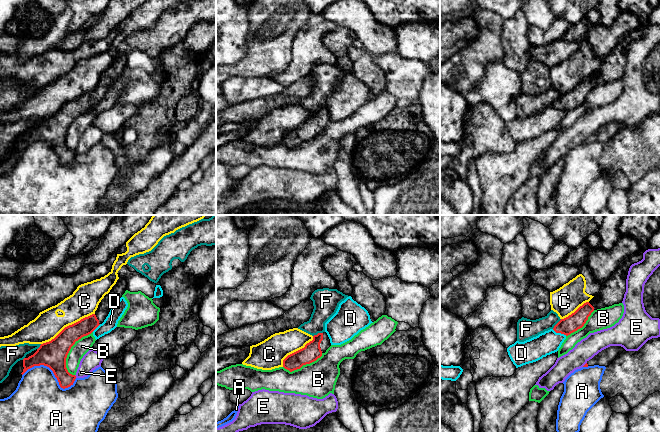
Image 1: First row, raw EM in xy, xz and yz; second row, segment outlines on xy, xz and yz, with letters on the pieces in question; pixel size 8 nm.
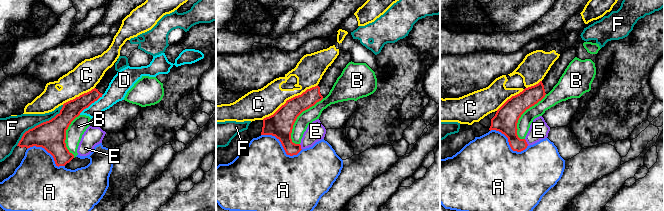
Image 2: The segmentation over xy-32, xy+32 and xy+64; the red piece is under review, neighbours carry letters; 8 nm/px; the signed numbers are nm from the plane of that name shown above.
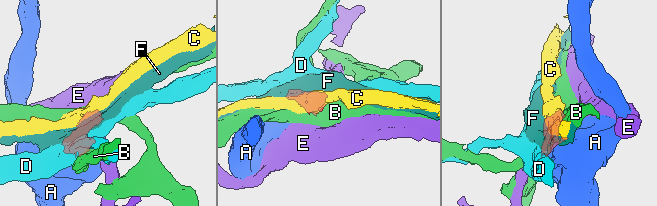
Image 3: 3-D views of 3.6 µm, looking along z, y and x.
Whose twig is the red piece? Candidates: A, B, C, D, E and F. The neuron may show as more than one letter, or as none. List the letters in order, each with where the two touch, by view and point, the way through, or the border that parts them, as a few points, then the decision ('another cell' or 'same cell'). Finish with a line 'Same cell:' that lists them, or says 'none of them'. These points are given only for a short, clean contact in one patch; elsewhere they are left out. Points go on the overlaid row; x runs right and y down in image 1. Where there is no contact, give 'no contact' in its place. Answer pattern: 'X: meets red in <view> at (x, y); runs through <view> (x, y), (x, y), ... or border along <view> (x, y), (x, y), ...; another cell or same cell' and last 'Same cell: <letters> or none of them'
A: meets red in xy at (53, 372); another cell
B: meets red in xy at (69, 350); another cell
C: meets red in xy at (67, 326); another cell
D: meets red in yz at (559, 332); another cell
E: meets red in xy at (75, 376); border along xy (74, 375), (76, 377); another cell
F: meets red in xz at (317, 334); another cell
Same cell: none of them

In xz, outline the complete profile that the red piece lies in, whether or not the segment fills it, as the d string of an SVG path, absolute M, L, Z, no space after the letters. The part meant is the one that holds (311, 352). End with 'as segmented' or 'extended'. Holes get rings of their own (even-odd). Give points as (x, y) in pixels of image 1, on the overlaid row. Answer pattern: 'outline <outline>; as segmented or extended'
outline M318 333L304 348L288 355L283 360L283 367L290 372L300 369L303 365L310 364L320 358L330 346L327 333Z; extended

